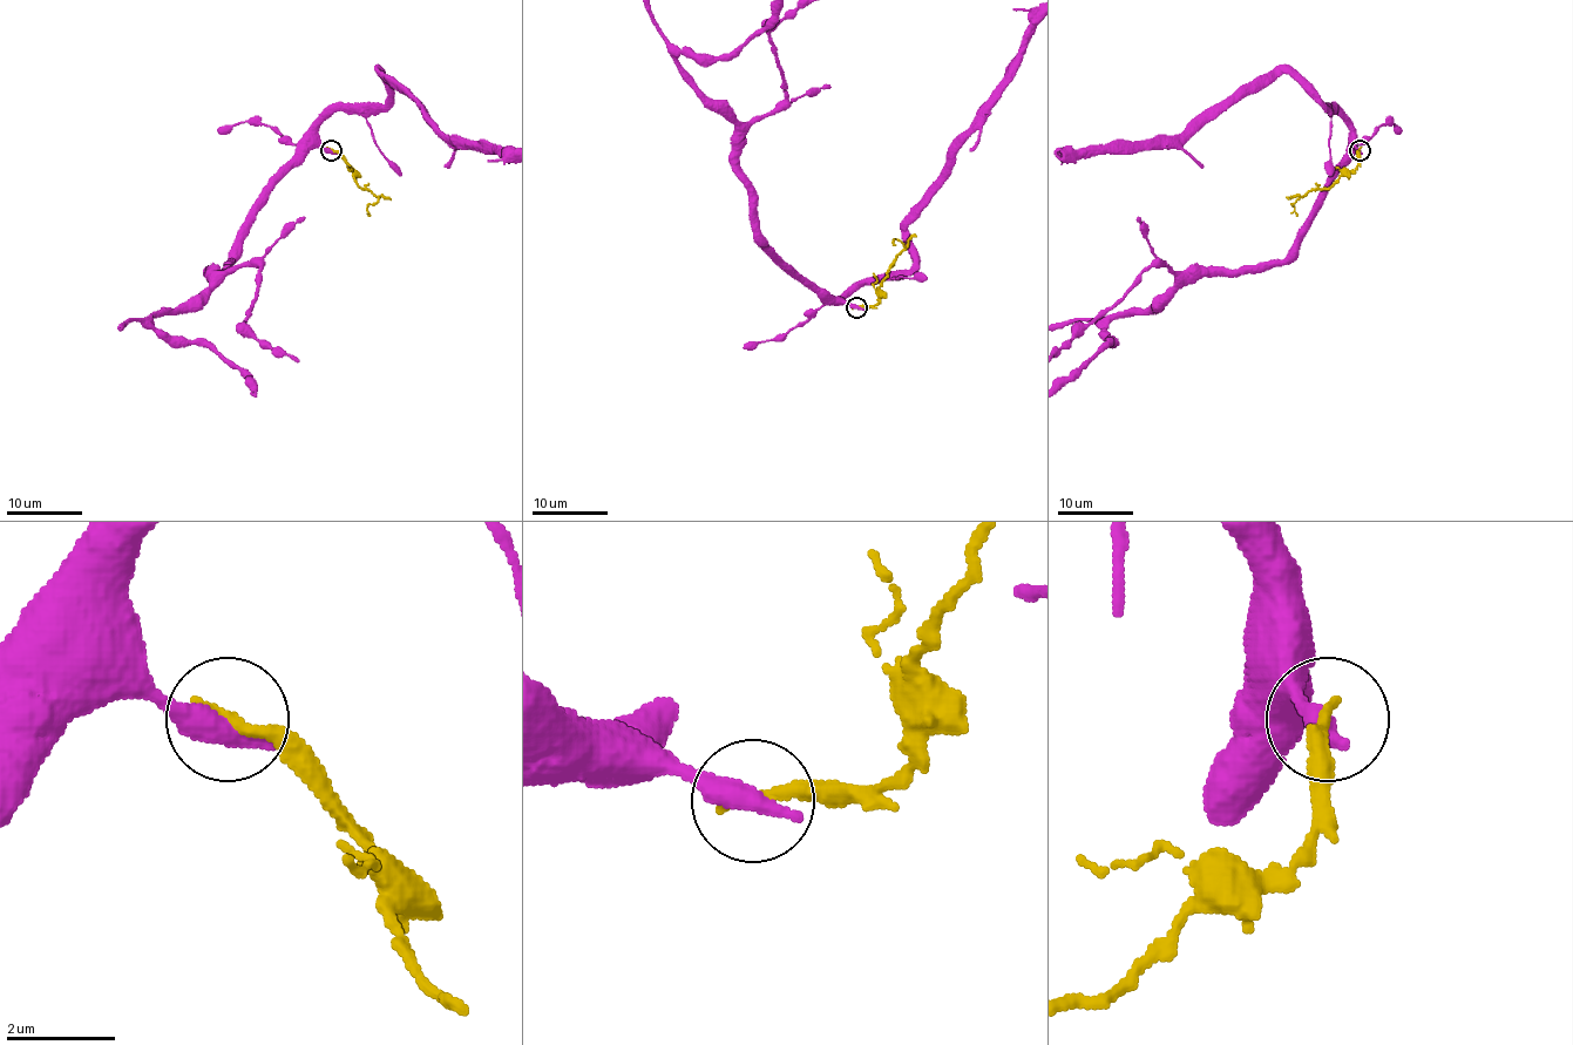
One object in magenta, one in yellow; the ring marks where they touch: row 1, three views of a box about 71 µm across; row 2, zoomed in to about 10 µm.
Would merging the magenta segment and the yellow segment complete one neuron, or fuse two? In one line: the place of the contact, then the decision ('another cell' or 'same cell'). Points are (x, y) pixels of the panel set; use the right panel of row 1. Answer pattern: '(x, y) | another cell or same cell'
(1360, 150) | another cell

